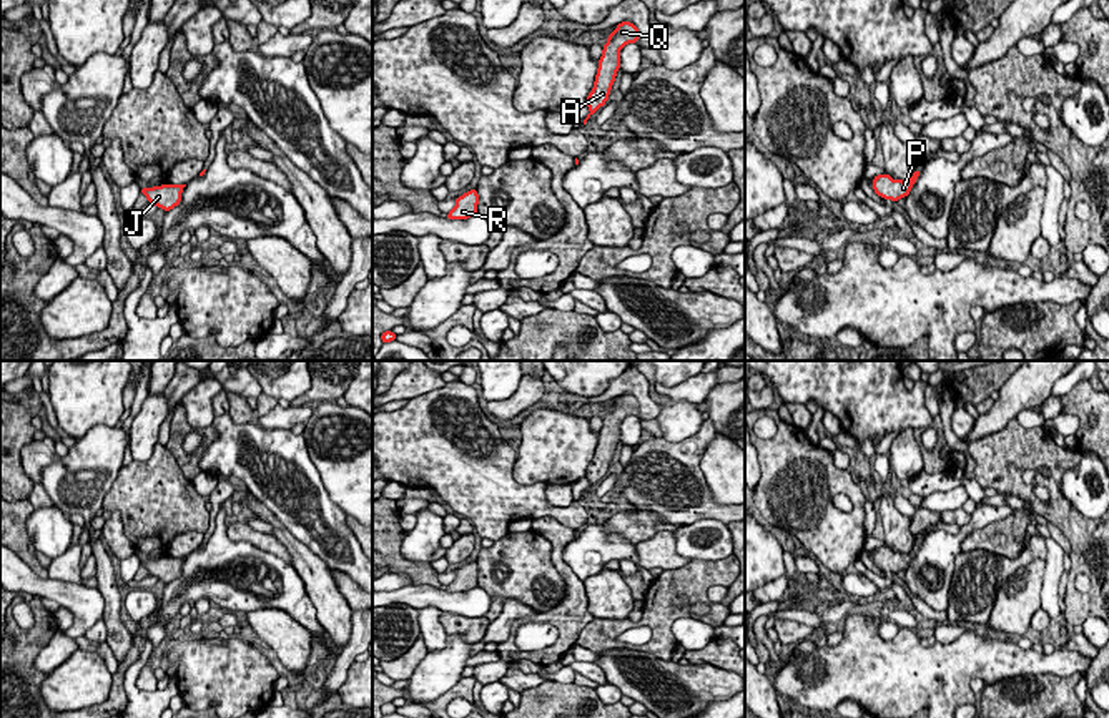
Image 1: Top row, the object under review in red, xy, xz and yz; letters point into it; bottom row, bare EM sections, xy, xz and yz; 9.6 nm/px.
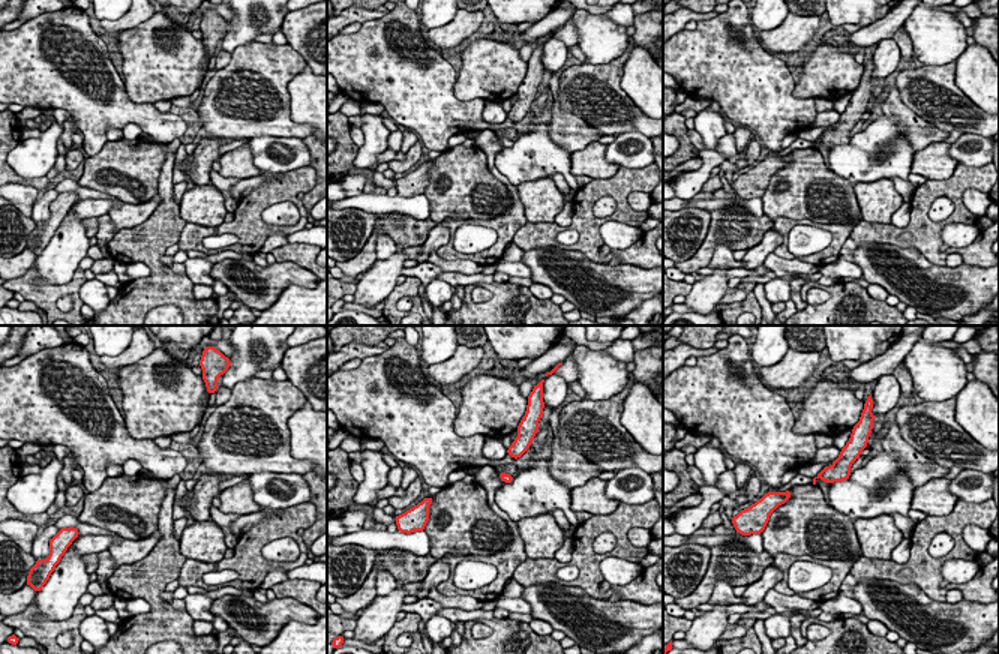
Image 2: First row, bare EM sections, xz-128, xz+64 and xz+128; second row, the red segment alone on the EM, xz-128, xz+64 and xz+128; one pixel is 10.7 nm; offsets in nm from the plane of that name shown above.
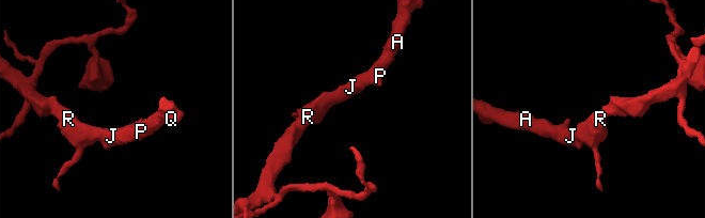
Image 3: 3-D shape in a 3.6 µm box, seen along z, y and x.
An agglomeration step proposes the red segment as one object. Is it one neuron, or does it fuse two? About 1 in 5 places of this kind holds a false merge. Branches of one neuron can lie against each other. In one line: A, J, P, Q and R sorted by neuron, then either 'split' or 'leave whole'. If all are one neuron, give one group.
A J P Q R | leave whole

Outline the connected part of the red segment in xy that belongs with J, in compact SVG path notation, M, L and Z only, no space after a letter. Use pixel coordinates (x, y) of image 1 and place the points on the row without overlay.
M161 557L153 560L141 560L140 565L146 568L146 572L165 582L170 583L181 575L181 565L186 557Z

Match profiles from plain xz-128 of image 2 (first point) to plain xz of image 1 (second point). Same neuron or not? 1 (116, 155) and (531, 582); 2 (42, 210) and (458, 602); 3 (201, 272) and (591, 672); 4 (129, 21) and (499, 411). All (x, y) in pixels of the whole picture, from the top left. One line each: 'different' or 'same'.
1: same
2: different
3: same
4: same

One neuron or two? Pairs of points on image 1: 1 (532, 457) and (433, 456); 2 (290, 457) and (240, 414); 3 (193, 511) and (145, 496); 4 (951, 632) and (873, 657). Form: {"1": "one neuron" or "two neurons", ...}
{"1": "two neurons", "2": "two neurons", "3": "one neuron", "4": "two neurons"}

